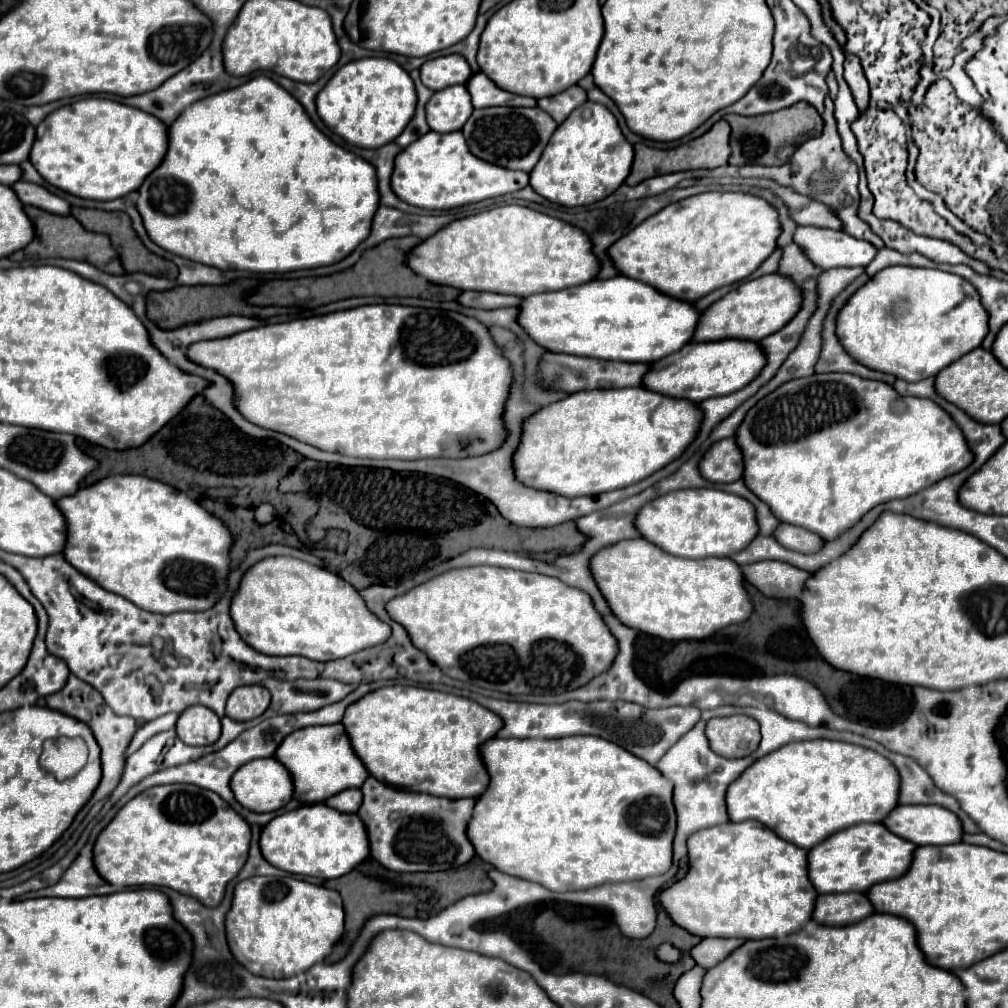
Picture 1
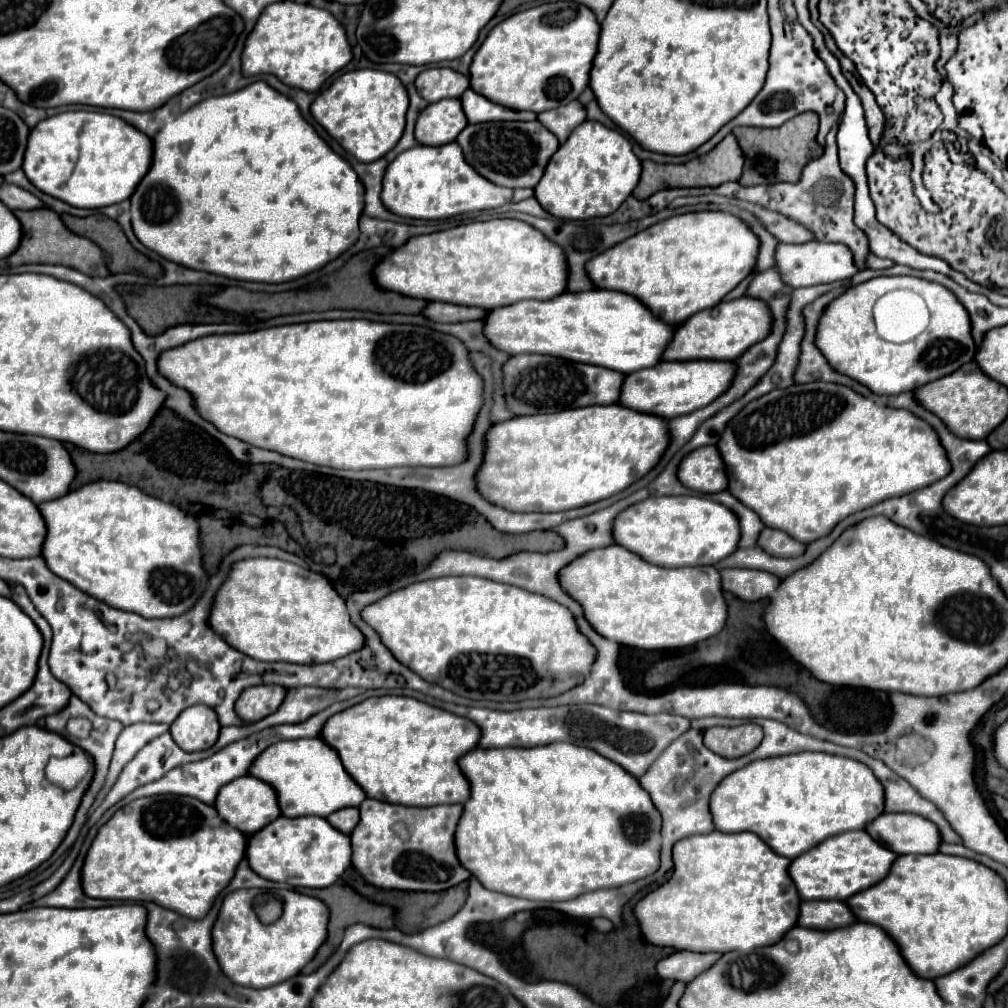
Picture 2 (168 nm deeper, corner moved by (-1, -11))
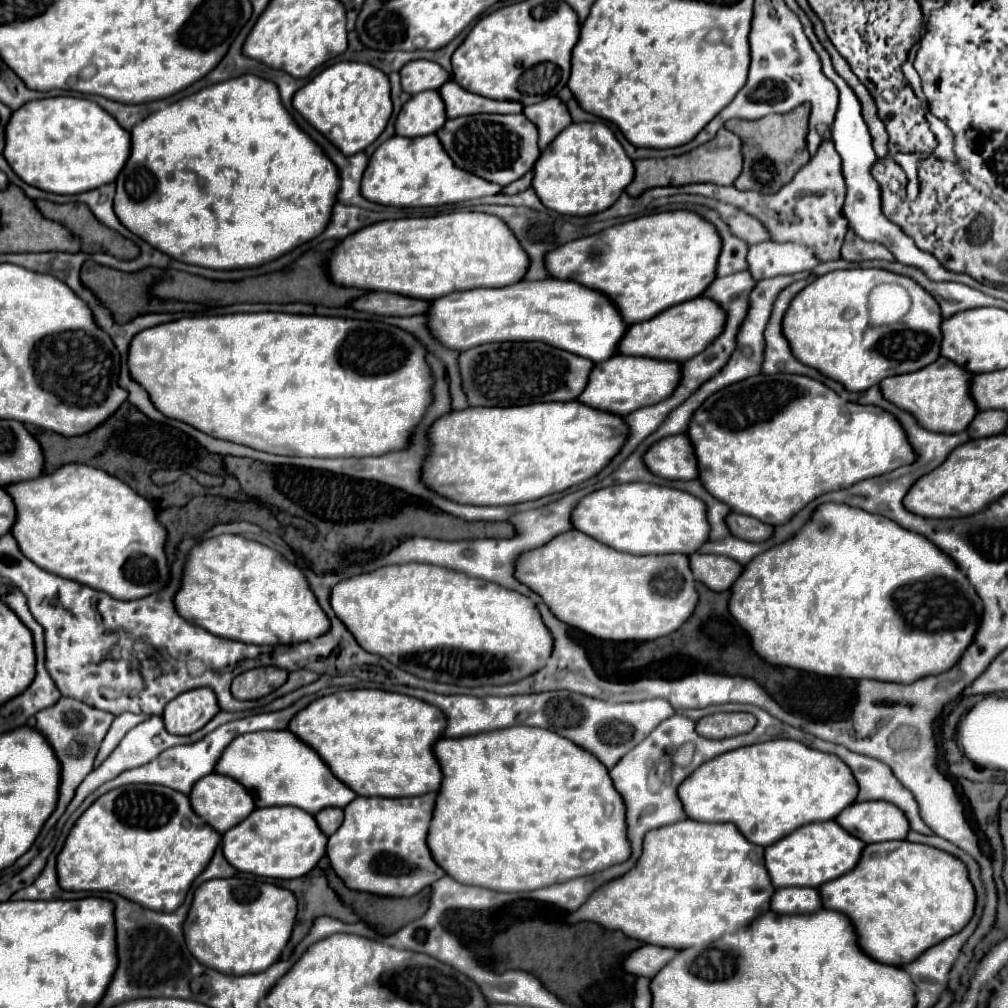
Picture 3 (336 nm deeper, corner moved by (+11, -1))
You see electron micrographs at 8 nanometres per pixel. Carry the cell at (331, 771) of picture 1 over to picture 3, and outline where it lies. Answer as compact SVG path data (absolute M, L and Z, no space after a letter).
M288 729L256 731L236 737L220 757L216 771L240 779L252 791L258 807L294 805L314 815L324 807L346 807L356 797L348 785L332 775L320 755Z

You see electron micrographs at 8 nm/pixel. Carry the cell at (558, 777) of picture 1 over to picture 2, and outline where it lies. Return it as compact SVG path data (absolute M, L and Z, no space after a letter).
M556 741L552 745L540 747L504 747L504 749L472 749L464 757L460 757L460 769L464 777L470 781L470 799L464 803L464 813L460 817L460 825L456 827L456 855L460 857L460 865L464 865L488 891L500 891L504 895L536 899L536 901L566 901L574 899L582 893L604 889L604 887L620 887L632 881L638 881L646 875L652 875L658 865L660 853L660 813L650 801L650 795L640 787L636 777L624 771L620 765L602 757L600 753L576 747L572 743Z

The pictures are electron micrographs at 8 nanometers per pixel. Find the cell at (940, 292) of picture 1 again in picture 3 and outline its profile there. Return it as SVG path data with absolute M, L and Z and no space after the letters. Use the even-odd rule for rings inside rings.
M844 269L818 277L790 303L782 325L796 359L840 381L848 391L866 391L886 377L918 371L934 363L942 349L942 313L936 299L910 277L884 269ZM878 283L898 283L912 297L910 313L896 325L876 327L868 319L868 293Z

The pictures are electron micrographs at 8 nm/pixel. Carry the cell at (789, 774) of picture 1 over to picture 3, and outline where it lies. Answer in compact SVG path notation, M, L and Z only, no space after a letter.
M774 739L724 753L700 765L698 771L694 771L680 785L680 801L684 803L684 811L690 819L708 823L734 823L750 843L762 847L784 839L802 825L836 819L836 815L840 815L848 805L856 801L856 795L856 779L850 767L838 755L812 749L794 739Z

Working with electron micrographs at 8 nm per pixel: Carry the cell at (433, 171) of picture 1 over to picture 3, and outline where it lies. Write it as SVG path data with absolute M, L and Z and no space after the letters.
M400 135L390 137L374 151L362 177L362 195L368 201L392 207L452 205L468 199L496 195L500 191L500 185L488 183L486 179L456 167L452 159L448 159L444 147L440 147L440 139L436 139L436 135L424 135L416 139Z

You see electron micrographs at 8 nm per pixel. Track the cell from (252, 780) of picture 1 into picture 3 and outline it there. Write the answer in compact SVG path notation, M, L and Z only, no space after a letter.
M210 773L204 779L200 779L196 783L196 787L192 789L190 799L192 799L192 807L200 815L200 819L206 821L208 825L212 825L218 833L232 829L236 823L240 823L240 819L246 819L256 809L254 799L248 793L248 789L240 781L236 781L228 775L220 775L220 773Z

